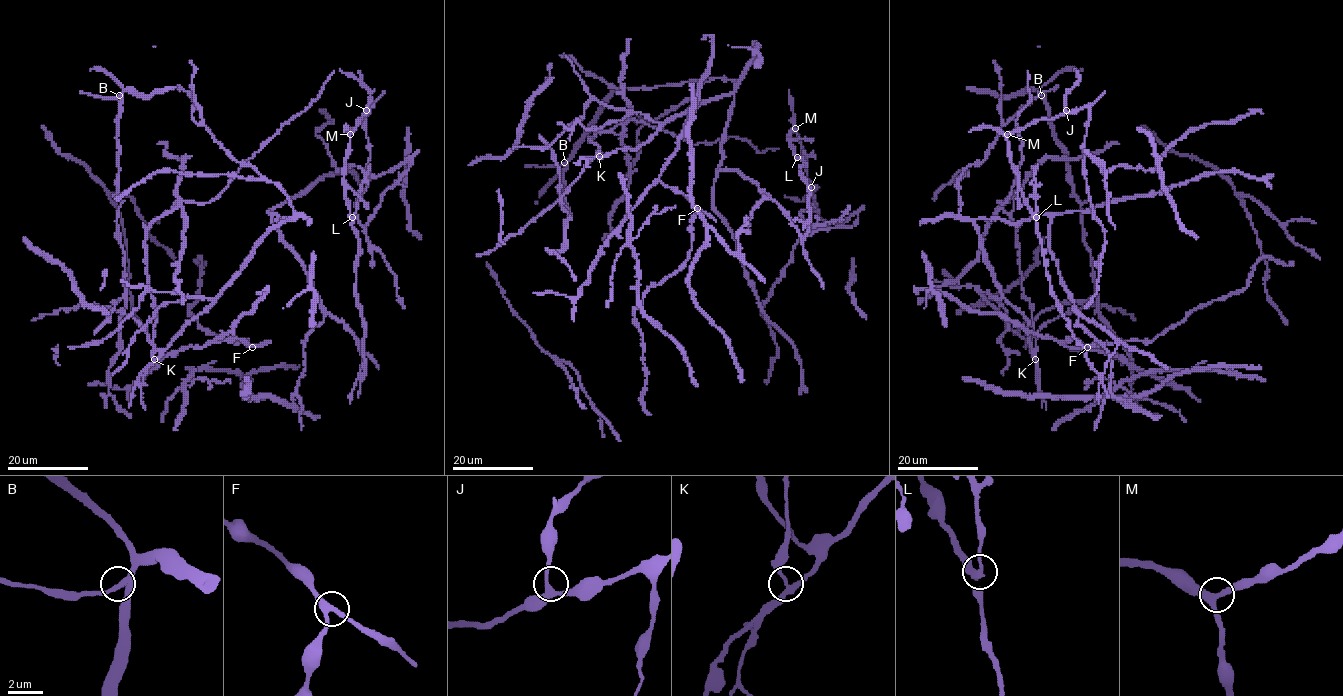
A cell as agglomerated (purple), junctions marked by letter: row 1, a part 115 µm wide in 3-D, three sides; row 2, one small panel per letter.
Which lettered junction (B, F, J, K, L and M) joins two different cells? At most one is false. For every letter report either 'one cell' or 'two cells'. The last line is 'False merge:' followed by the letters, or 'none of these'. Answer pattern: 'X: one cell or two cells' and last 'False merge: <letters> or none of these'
B: one cell
F: one cell
J: one cell
K: one cell
L: two cells
M: one cell
False merge: L

